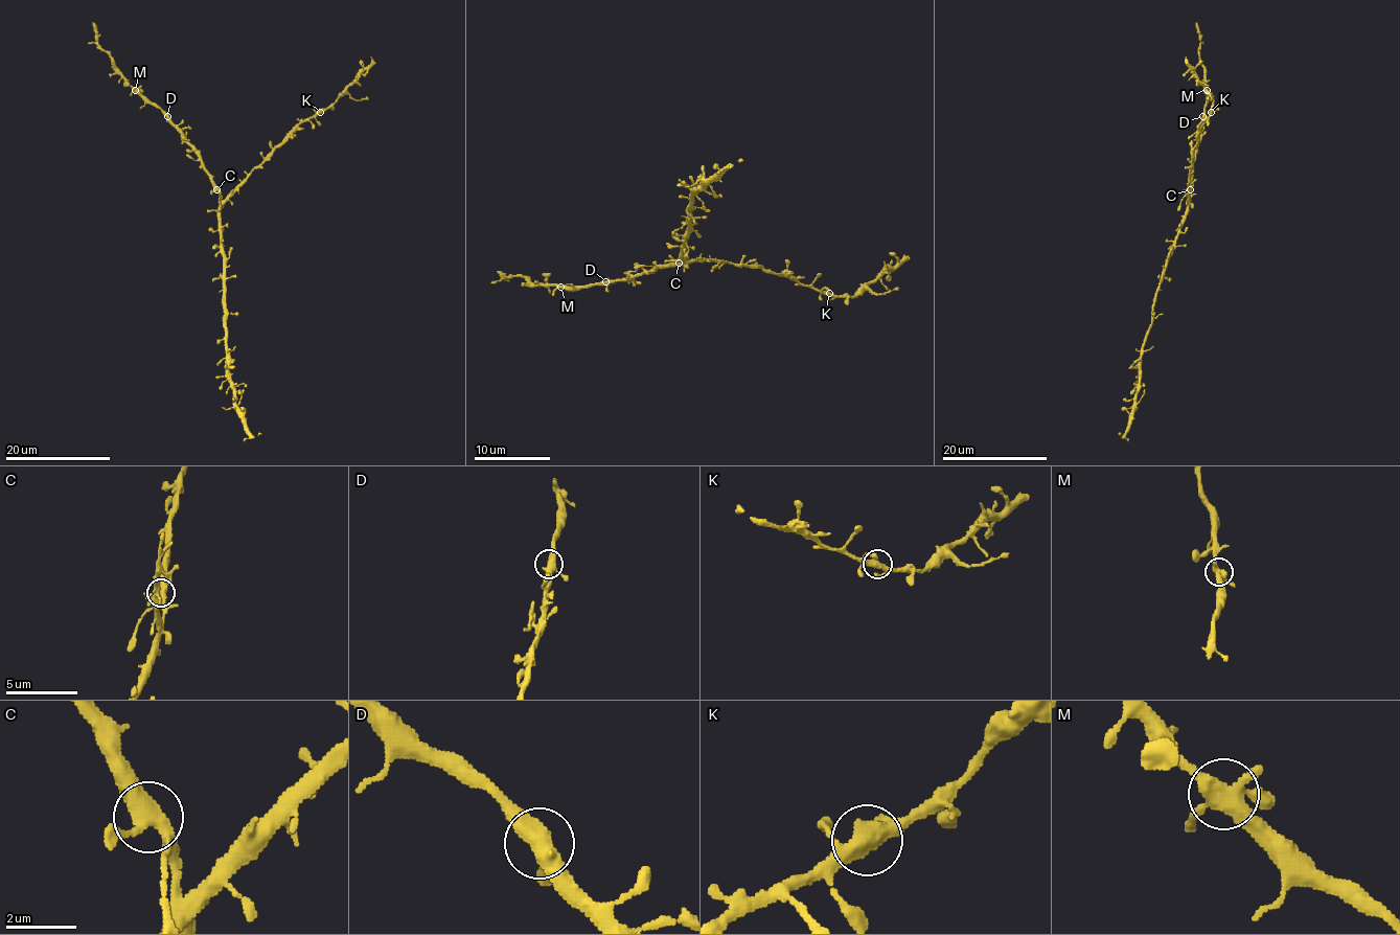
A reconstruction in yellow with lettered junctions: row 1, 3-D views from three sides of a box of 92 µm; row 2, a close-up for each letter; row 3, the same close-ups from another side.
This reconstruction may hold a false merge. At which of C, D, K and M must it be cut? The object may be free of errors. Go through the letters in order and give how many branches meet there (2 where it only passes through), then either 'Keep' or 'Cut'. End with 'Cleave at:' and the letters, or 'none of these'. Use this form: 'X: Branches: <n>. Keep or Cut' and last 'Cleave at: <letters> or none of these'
C: Branches: 4. Keep
D: Branches: 3. Keep
K: Branches: 4. Keep
M: Branches: 4. Keep
Cleave at: none of these

